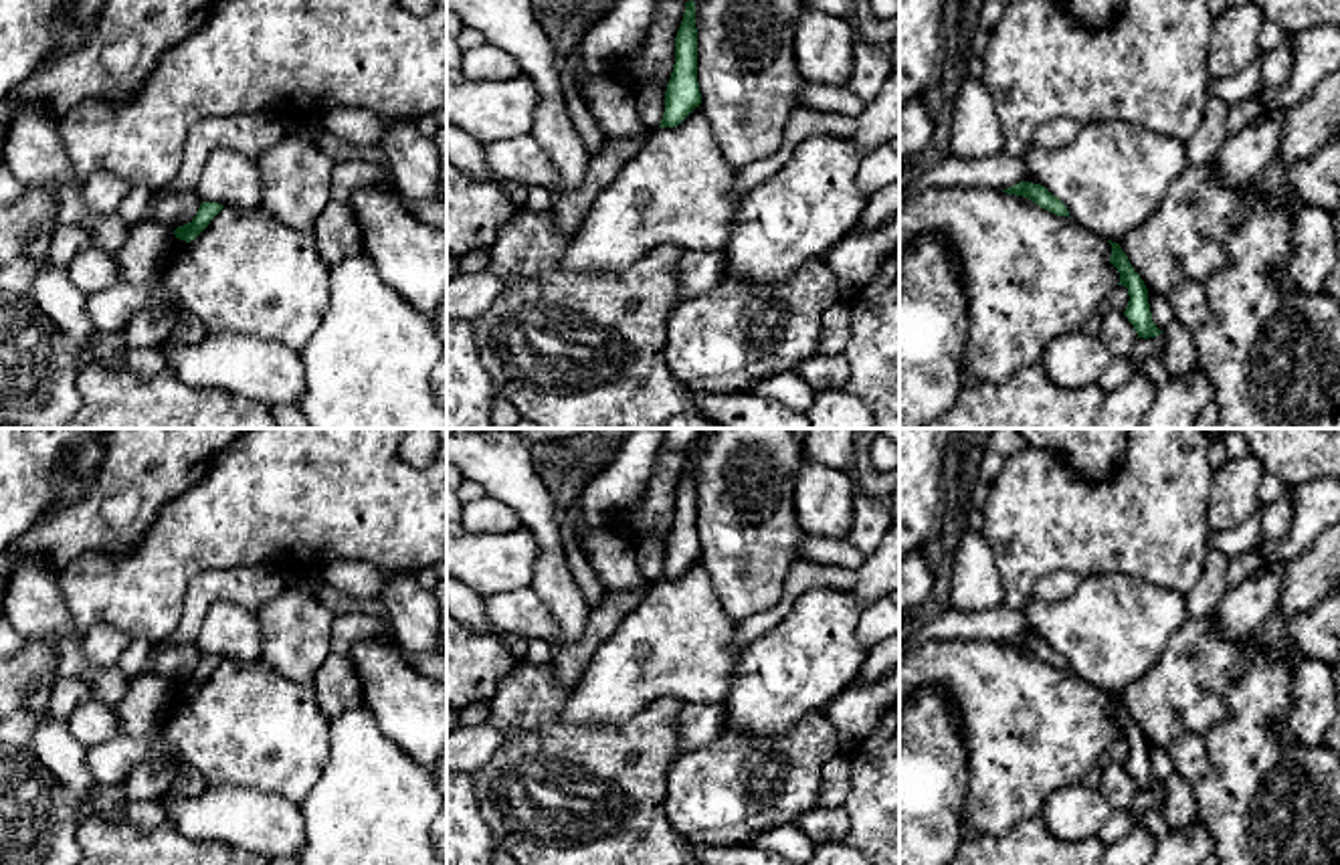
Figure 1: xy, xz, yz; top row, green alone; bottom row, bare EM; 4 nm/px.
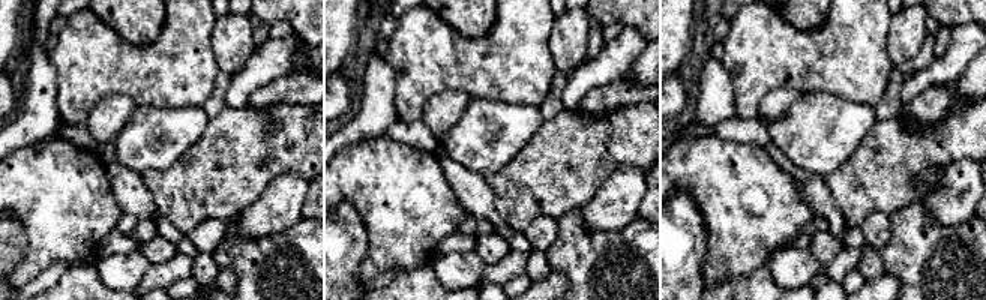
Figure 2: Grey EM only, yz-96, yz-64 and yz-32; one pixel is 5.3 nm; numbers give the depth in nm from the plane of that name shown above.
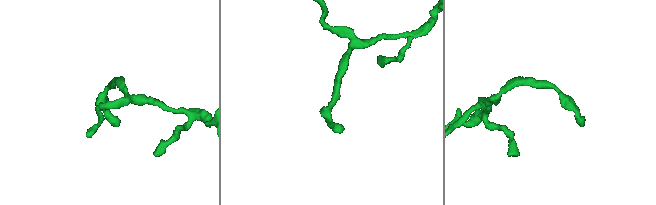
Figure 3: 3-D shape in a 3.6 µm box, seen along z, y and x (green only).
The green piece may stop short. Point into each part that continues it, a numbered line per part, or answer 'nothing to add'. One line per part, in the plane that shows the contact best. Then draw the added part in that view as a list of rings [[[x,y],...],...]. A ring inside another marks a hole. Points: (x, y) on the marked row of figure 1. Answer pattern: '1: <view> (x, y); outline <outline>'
nothing to add

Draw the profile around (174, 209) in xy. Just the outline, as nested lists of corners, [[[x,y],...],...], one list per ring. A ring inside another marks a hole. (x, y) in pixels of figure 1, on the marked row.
[[[154,192],[152,216],[176,230],[192,222],[200,204],[196,192]]]

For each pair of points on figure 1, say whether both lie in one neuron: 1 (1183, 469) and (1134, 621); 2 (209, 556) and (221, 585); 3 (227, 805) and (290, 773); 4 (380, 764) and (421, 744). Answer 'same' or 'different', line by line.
1: different
2: different
3: different
4: different

